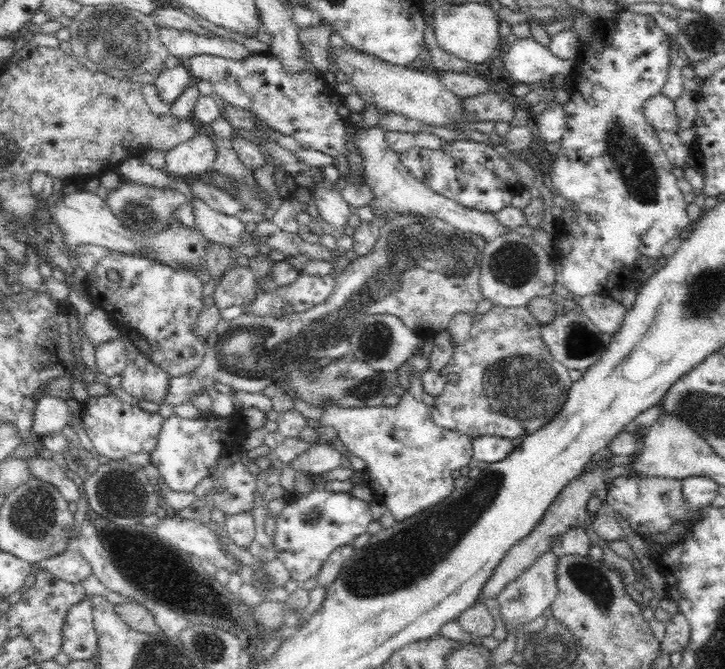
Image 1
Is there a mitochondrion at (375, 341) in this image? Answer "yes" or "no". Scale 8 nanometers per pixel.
yes

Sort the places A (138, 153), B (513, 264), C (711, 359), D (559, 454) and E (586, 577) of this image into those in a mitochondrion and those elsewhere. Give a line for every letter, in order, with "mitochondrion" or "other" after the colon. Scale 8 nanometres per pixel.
A: other
B: mitochondrion
C: other
D: other
E: mitochondrion

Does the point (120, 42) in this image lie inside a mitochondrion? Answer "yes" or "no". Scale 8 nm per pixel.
yes

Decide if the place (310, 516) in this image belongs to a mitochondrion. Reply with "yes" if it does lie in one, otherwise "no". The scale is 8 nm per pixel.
yes

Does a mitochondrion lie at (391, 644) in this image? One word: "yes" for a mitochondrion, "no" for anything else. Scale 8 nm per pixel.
no

